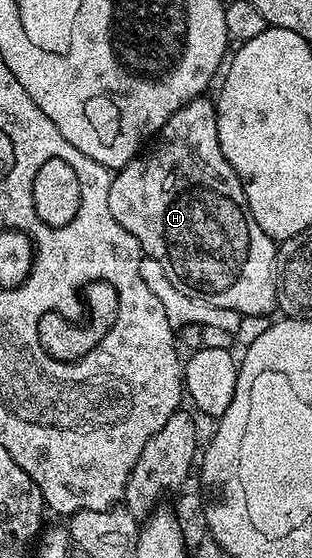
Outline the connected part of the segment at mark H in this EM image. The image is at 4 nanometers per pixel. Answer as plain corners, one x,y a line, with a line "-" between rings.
201,95
181,106
146,149
147,156
145,152
112,175
109,214
113,214
113,218
137,238
146,255
161,262
169,282
173,282
181,294
209,302
209,306
237,310
244,318
267,316
276,311
279,303
279,281
275,270
277,244
265,234
265,230
261,230
261,226
257,226
253,214
240,203
245,201
245,190
221,150
216,101
207,99
206,95

